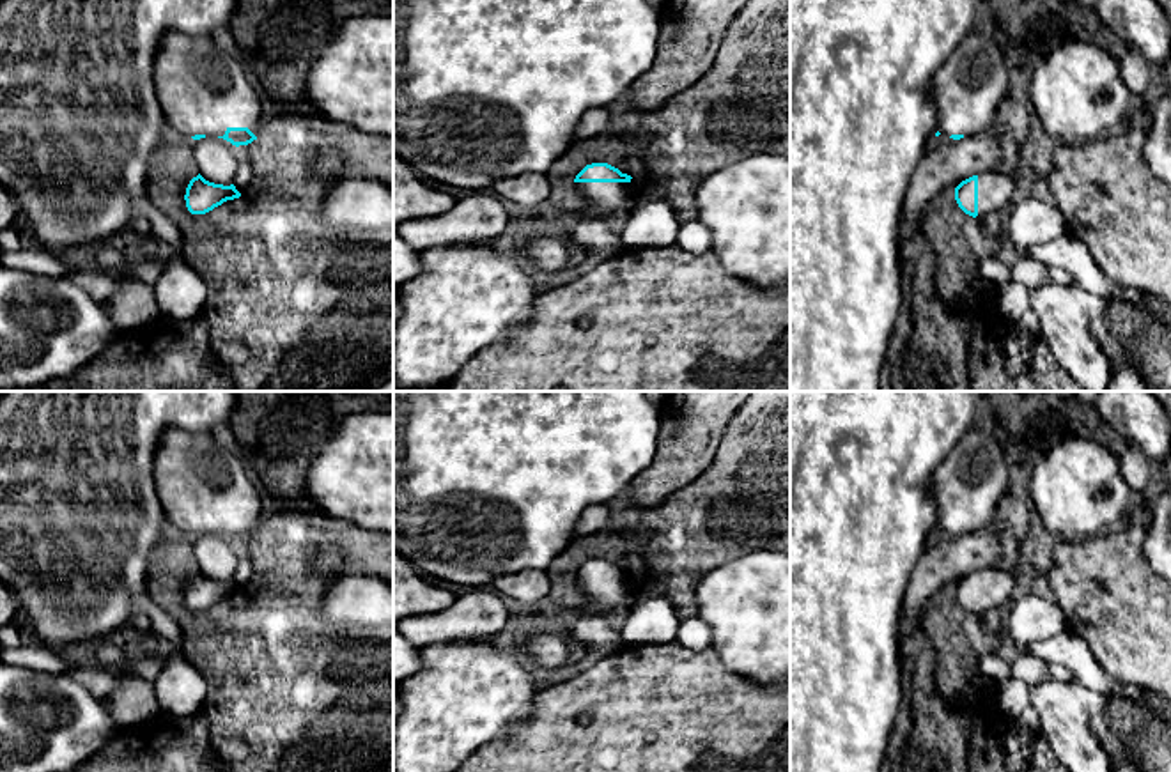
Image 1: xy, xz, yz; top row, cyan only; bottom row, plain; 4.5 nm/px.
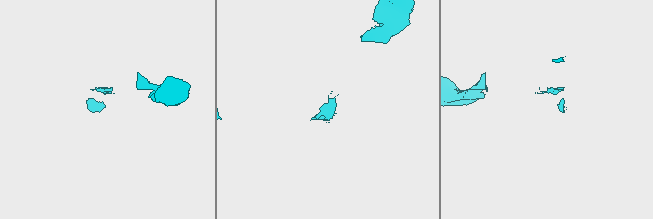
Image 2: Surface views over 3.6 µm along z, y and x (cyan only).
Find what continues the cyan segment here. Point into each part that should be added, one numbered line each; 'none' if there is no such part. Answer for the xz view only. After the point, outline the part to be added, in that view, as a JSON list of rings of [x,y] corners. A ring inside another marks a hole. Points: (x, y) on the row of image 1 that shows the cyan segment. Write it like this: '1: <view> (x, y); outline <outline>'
1: xz (599, 199); outline [[[572,182],[570,188],[576,191],[578,211],[599,216],[629,209],[636,198],[629,182]]]

